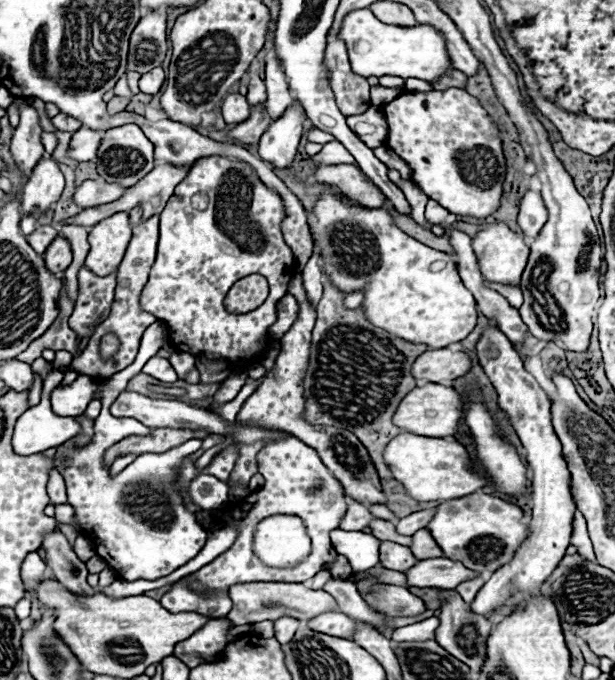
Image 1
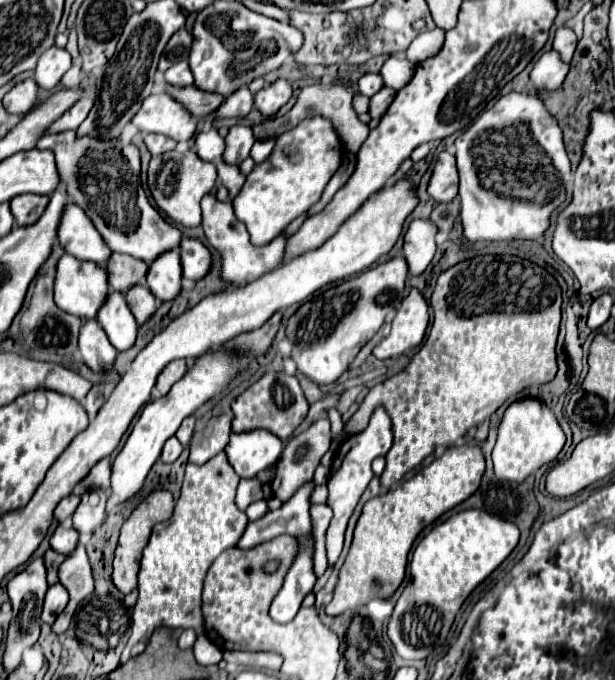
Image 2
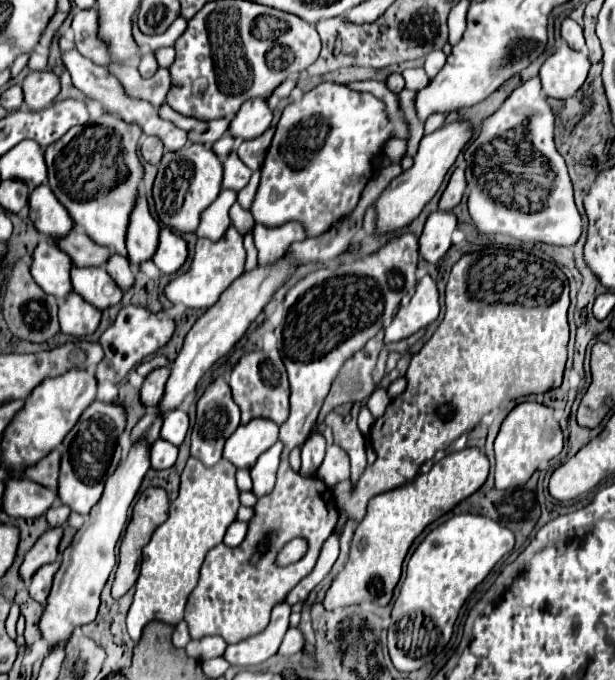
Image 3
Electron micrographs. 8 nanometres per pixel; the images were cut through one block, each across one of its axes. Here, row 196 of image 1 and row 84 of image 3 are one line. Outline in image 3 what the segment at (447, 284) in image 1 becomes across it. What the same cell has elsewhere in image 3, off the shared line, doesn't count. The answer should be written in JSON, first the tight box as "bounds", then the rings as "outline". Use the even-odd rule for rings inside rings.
{"bounds":[252,82,392,236],"outline":[[[322,82],[318,84],[316,88],[312,88],[310,92],[304,94],[302,100],[298,102],[292,102],[284,108],[278,124],[276,124],[276,132],[274,132],[274,138],[272,138],[272,144],[266,152],[266,158],[264,158],[264,164],[262,164],[262,178],[260,178],[260,186],[258,186],[258,194],[256,194],[256,200],[254,200],[254,206],[252,206],[252,216],[258,224],[264,224],[264,226],[282,226],[286,222],[300,222],[304,228],[306,228],[306,236],[318,236],[318,234],[324,234],[332,228],[332,224],[340,222],[342,218],[346,218],[358,204],[360,200],[360,194],[364,190],[364,186],[368,184],[368,180],[372,178],[374,174],[374,160],[384,152],[384,146],[386,142],[392,138],[392,128],[390,128],[390,122],[388,122],[388,112],[386,112],[386,104],[382,100],[378,100],[376,96],[368,94],[368,92],[356,92],[352,88],[348,88],[346,84],[336,84],[336,82]]]}

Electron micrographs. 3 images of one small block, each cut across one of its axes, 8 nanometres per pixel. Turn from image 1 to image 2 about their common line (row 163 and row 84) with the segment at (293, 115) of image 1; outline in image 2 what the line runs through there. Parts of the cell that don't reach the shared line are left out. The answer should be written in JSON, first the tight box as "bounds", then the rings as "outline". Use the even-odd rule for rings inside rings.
{"bounds":[254,78,292,114],"outline":[[[278,78],[270,86],[264,86],[254,96],[254,108],[258,108],[262,114],[272,114],[280,106],[284,106],[292,96],[292,84],[284,78]]]}

